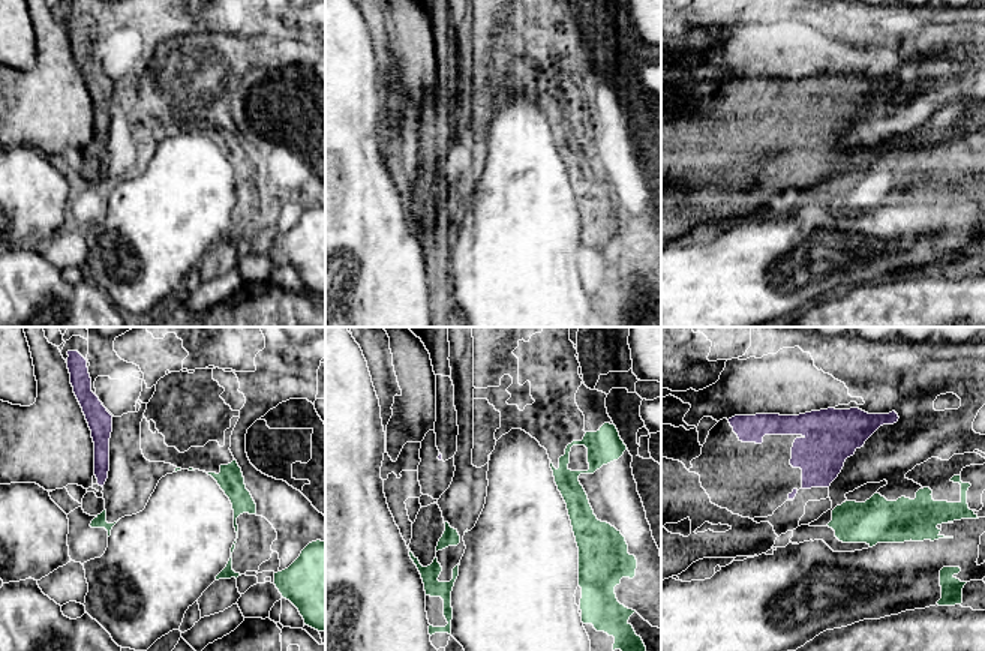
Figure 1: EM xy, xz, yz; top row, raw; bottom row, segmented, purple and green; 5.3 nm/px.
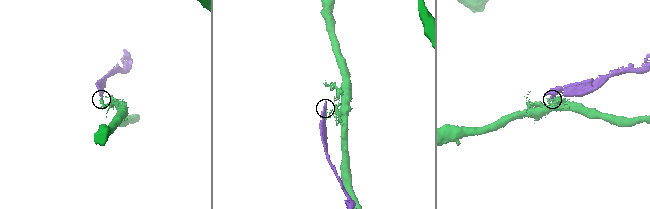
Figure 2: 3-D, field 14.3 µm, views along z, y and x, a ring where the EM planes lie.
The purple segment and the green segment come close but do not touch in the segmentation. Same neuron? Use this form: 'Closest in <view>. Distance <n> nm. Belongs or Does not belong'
Closest in yz. Distance 110 nm. Does not belong

